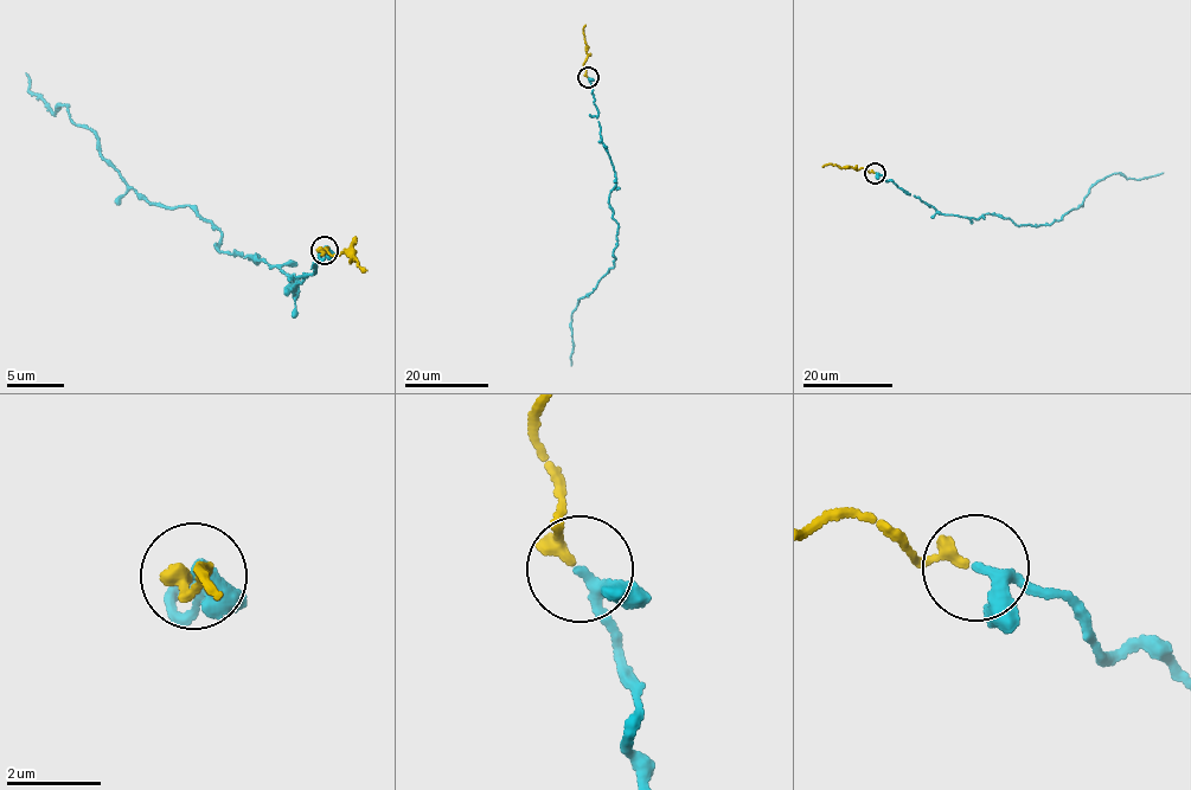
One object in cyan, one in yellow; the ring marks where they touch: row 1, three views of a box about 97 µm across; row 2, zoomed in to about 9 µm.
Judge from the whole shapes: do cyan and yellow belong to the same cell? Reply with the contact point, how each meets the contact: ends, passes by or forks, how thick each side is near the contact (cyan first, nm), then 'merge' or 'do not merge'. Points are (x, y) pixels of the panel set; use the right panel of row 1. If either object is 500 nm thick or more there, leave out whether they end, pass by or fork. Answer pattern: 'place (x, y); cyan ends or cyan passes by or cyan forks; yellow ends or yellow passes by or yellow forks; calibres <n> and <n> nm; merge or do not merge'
place (875, 173); cyan passes by; yellow ends; calibres 240 and 300 nm; merge

